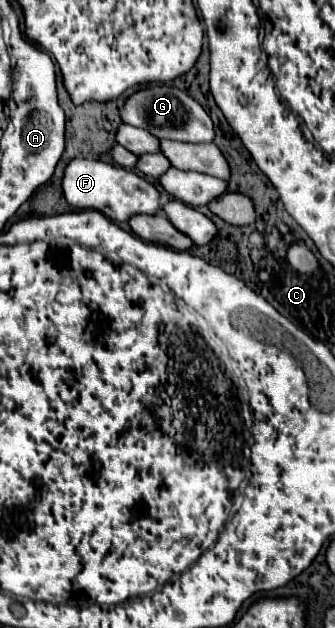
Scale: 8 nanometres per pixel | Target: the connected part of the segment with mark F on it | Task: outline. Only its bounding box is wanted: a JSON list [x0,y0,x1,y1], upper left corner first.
[61,159,161,223]

